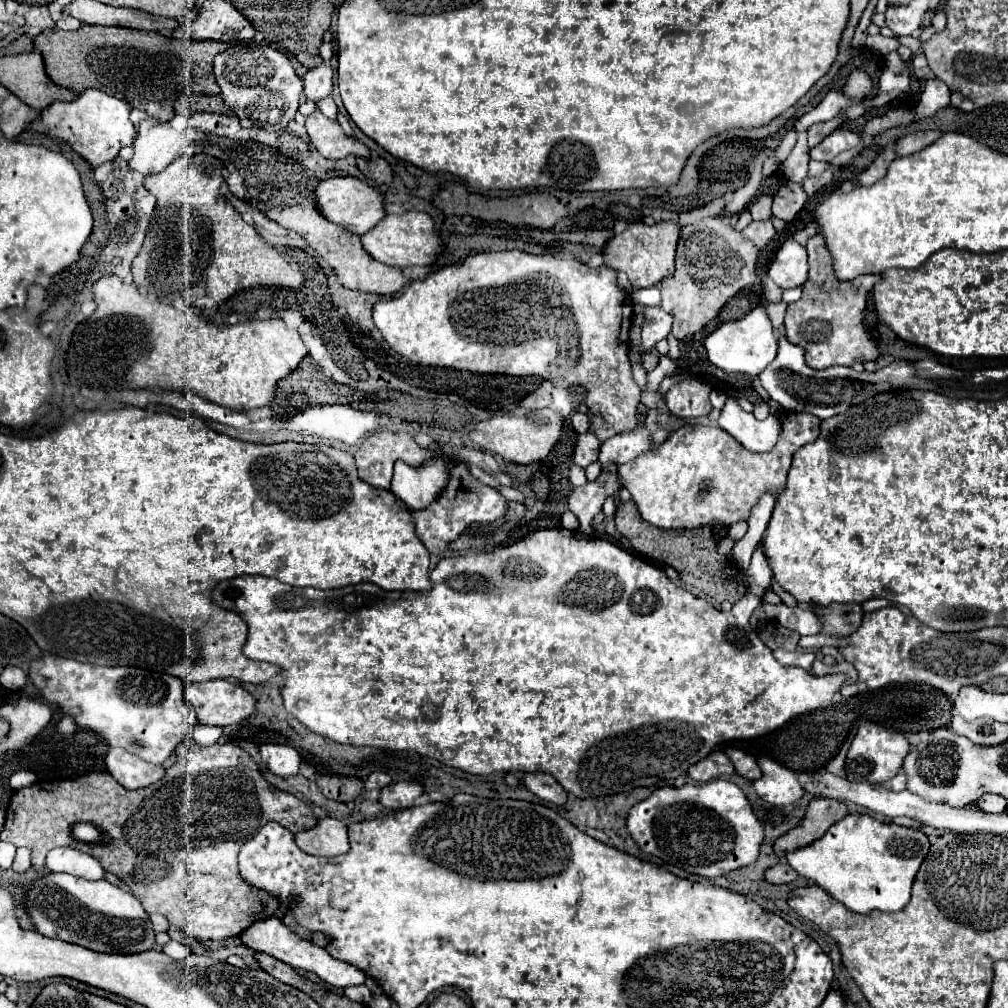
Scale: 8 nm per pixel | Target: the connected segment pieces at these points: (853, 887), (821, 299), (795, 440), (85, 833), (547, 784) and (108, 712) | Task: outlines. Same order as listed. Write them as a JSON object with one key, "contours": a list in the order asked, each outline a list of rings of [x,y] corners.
{"contours":[[[[854,812],[854,814],[844,816],[834,826],[830,826],[822,838],[814,840],[812,844],[808,844],[804,848],[788,852],[786,860],[800,876],[814,880],[816,886],[826,890],[834,900],[842,902],[852,912],[858,912],[858,914],[870,914],[872,910],[898,912],[910,900],[914,876],[916,876],[922,860],[926,858],[928,848],[930,848],[930,842],[922,830],[906,828],[906,826],[898,826],[898,824],[886,824],[886,822],[872,818],[870,814]]],[[[816,234],[808,244],[808,280],[802,286],[802,298],[788,304],[784,318],[788,342],[804,348],[806,364],[814,370],[824,370],[830,366],[852,366],[854,362],[868,362],[878,358],[878,348],[870,340],[862,324],[862,312],[866,308],[866,298],[880,276],[860,276],[848,282],[840,282],[832,274],[832,256],[824,246],[824,238]]],[[[780,410],[782,432],[770,452],[752,454],[718,426],[682,426],[656,450],[646,450],[618,466],[624,488],[630,490],[642,518],[664,530],[698,528],[706,524],[732,526],[748,520],[758,500],[770,492],[778,496],[786,486],[792,454],[820,434],[820,418],[808,412]]],[[[76,824],[72,828],[72,834],[82,842],[100,842],[100,836],[102,836],[100,830],[92,824]]],[[[546,772],[526,774],[522,782],[530,792],[534,792],[542,800],[554,802],[558,806],[562,806],[566,802],[566,790],[556,782],[556,778],[552,774],[546,774]]],[[[42,656],[30,664],[30,680],[40,696],[48,704],[56,704],[64,716],[72,716],[78,728],[92,730],[100,734],[110,748],[120,746],[150,764],[162,764],[196,726],[196,714],[192,714],[192,708],[184,702],[184,680],[170,674],[130,666],[108,668],[62,656]]]]}

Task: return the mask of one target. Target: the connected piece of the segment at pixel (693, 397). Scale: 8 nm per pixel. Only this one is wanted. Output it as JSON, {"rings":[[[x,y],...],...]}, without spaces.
{"rings":[[[686,378],[668,390],[664,400],[672,414],[680,418],[698,418],[706,416],[712,410],[712,404],[708,400],[710,392],[712,392],[710,384],[698,378]]]}

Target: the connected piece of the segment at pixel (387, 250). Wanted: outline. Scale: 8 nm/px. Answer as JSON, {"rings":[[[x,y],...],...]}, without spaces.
{"rings":[[[408,210],[404,214],[386,214],[370,232],[360,236],[362,248],[378,262],[404,268],[404,266],[430,266],[442,252],[440,238],[434,232],[434,220],[426,212]]]}

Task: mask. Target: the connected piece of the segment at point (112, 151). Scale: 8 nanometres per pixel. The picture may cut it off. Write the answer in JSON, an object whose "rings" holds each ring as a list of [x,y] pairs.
{"rings":[[[86,90],[72,102],[56,102],[48,106],[40,114],[40,120],[50,136],[70,144],[74,152],[78,152],[92,168],[96,168],[104,162],[112,162],[118,156],[120,148],[132,144],[134,126],[128,114],[130,108],[124,100],[112,98],[102,90]]]}

